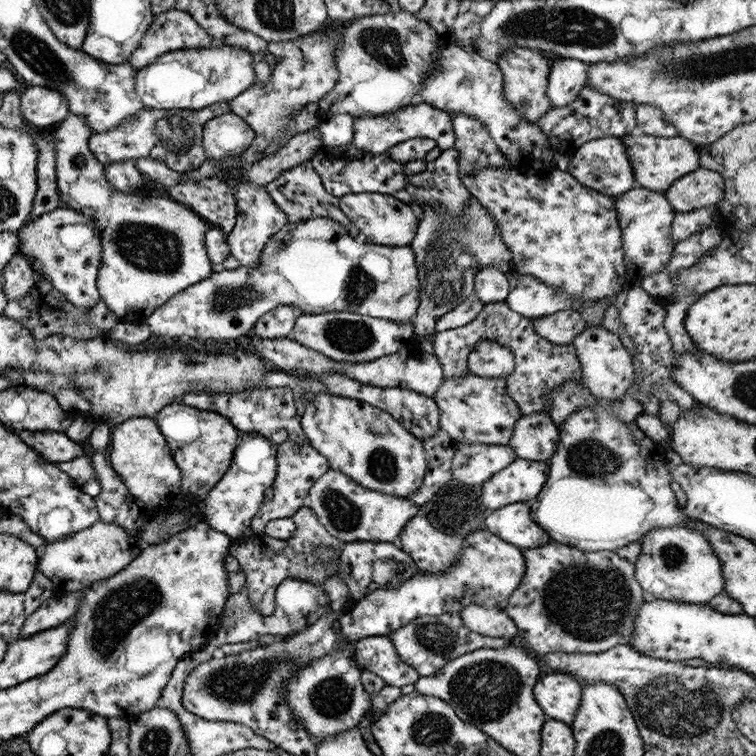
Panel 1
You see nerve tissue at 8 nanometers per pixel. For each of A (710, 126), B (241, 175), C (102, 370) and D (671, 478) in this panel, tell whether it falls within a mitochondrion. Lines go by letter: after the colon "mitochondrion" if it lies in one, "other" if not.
A: other
B: other
C: mitochondrion
D: other

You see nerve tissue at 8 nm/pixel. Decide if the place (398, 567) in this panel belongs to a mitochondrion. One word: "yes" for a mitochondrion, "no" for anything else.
yes

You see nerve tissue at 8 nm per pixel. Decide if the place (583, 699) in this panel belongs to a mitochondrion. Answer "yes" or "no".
no

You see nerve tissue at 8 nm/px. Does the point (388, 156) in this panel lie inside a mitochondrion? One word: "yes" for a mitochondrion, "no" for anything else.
no

